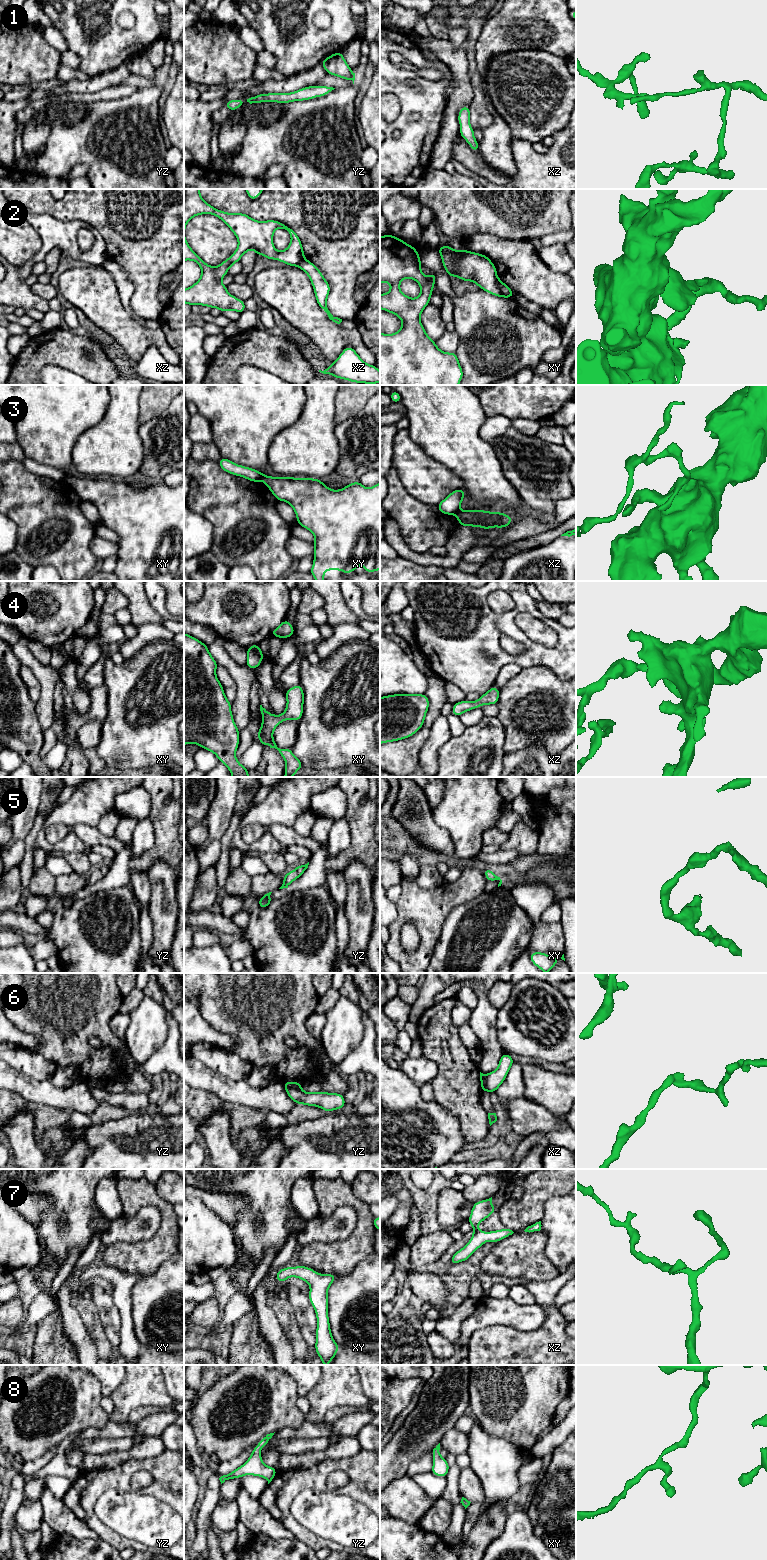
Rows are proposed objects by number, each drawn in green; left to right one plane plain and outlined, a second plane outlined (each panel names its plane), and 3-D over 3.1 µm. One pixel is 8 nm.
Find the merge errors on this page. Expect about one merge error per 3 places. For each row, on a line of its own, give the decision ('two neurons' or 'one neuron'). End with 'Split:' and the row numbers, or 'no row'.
1: one neuron
2: two neurons
3: two neurons
4: one neuron
5: one neuron
6: two neurons
7: one neuron
8: one neuron
Split: 2, 3, 6

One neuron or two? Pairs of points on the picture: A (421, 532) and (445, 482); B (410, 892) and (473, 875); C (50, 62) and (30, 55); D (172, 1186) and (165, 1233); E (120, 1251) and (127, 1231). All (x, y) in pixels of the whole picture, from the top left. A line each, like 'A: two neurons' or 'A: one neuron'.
A: two neurons
B: one neuron
C: one neuron
D: two neurons
E: two neurons

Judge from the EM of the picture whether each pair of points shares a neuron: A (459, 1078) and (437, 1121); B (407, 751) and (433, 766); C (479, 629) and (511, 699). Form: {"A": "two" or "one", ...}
{"A": "two", "B": "two", "C": "two"}

